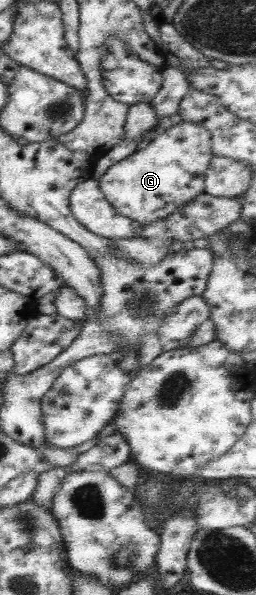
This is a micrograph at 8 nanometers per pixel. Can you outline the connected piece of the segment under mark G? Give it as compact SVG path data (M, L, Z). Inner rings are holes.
M186 119L169 129L162 129L152 140L139 147L129 157L115 162L99 178L99 187L105 200L115 208L117 214L137 221L139 224L155 223L171 215L178 206L183 206L204 193L206 171L214 156L211 136L210 131Z

